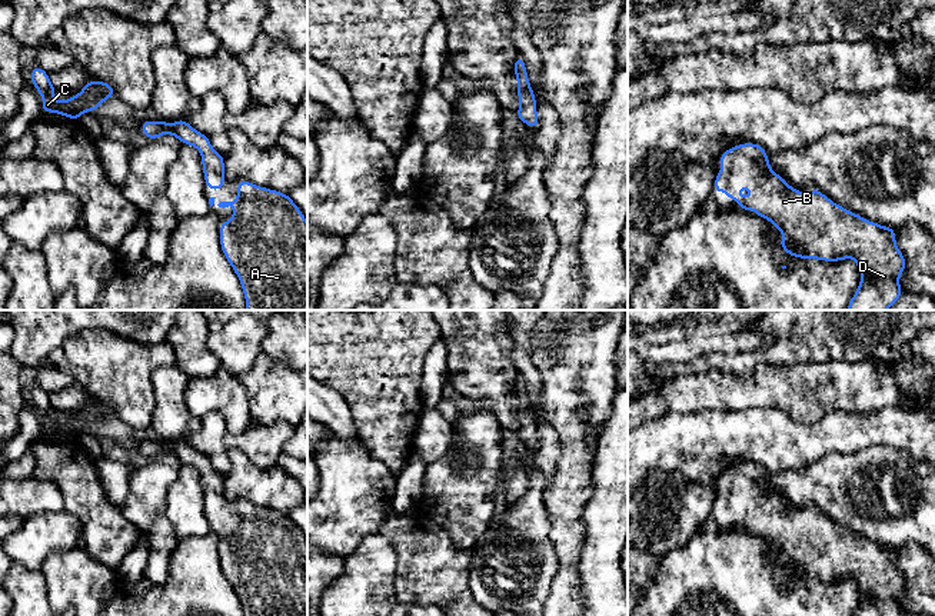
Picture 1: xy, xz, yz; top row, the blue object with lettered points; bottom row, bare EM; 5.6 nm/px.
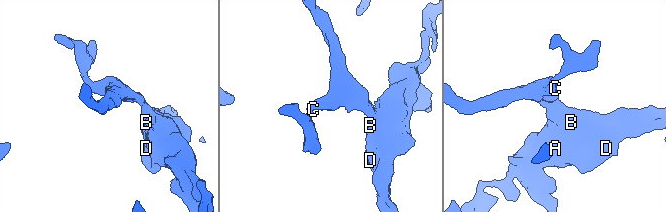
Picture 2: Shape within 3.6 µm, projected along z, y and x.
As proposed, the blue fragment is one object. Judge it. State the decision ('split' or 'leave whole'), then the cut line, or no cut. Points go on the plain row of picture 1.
leave whole | no cut

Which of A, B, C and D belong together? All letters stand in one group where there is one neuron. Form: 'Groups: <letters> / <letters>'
Groups: A B C D

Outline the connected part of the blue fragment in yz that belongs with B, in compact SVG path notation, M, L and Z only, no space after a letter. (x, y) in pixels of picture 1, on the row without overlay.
M741 463L721 475L715 513L722 510L742 532L752 529L768 539L779 555L778 565L798 579L841 582L854 579L861 603L854 616L901 616L901 593L906 580L899 572L896 550L865 540L833 523L816 507L806 516L776 495L765 469Z

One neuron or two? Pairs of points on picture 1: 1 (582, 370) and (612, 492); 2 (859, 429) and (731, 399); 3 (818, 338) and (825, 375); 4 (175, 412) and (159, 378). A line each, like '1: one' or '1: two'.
1: two
2: two
3: two
4: one

